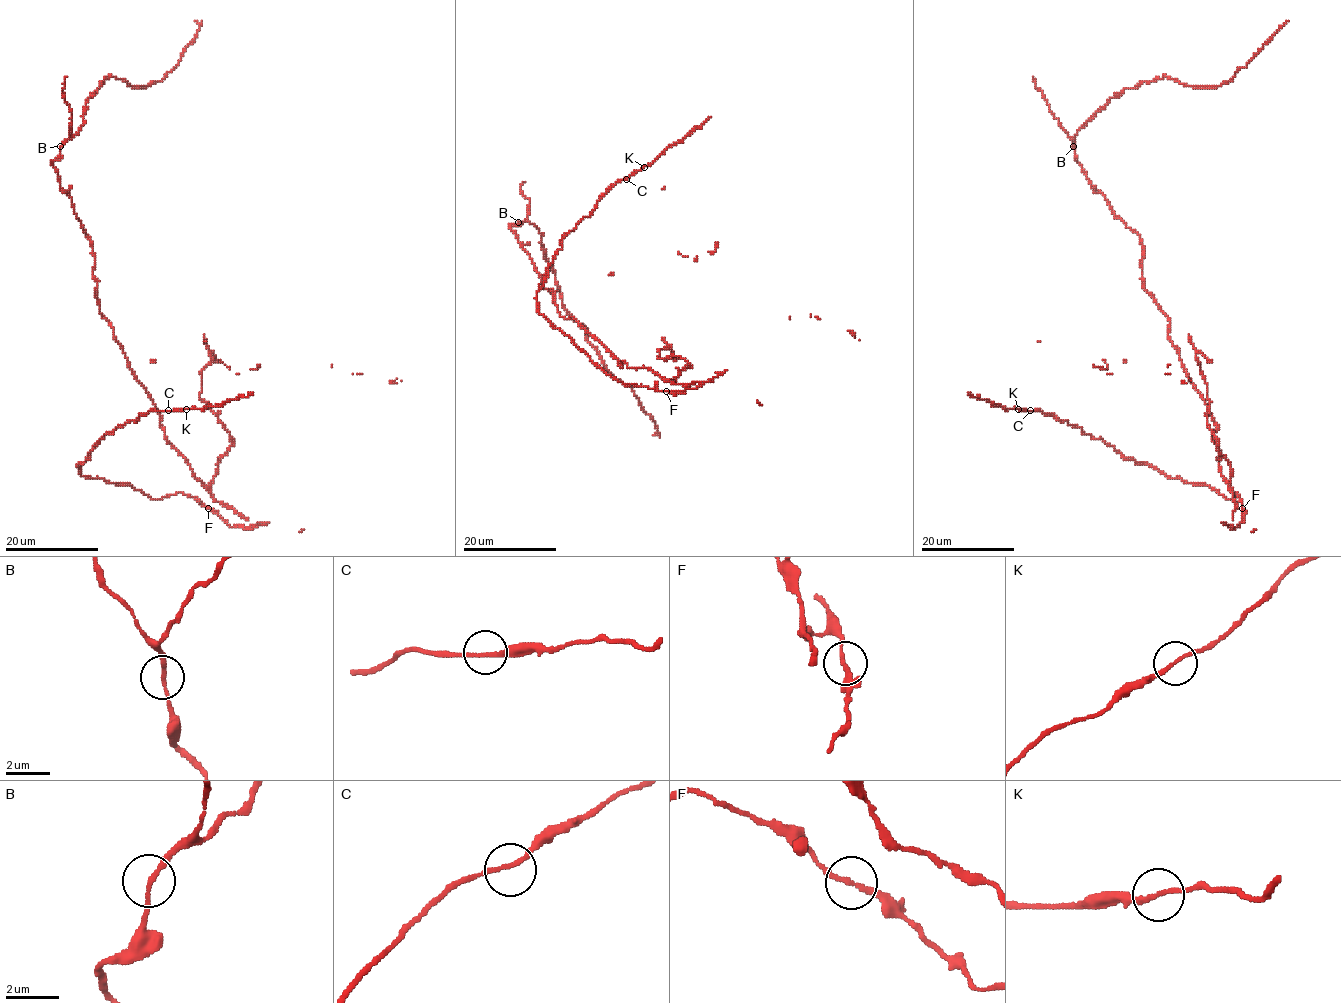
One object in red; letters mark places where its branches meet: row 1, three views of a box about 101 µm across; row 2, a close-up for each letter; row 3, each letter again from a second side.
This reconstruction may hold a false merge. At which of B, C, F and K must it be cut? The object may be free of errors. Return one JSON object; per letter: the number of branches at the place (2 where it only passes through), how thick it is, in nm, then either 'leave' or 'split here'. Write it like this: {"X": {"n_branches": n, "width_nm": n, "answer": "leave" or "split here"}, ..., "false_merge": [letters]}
{"B": {"n_branches": 2, "width_nm": 180, "answer": "leave"}, "C": {"n_branches": 2, "width_nm": 180, "answer": "leave"}, "F": {"n_branches": 2, "width_nm": 180, "answer": "leave"}, "K": {"n_branches": 2, "width_nm": 180, "answer": "split here"}, "false_merge": ["K"]}

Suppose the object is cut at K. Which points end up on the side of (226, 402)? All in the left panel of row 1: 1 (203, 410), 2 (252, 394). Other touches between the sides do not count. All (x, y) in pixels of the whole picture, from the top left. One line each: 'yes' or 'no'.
1: yes
2: yes

